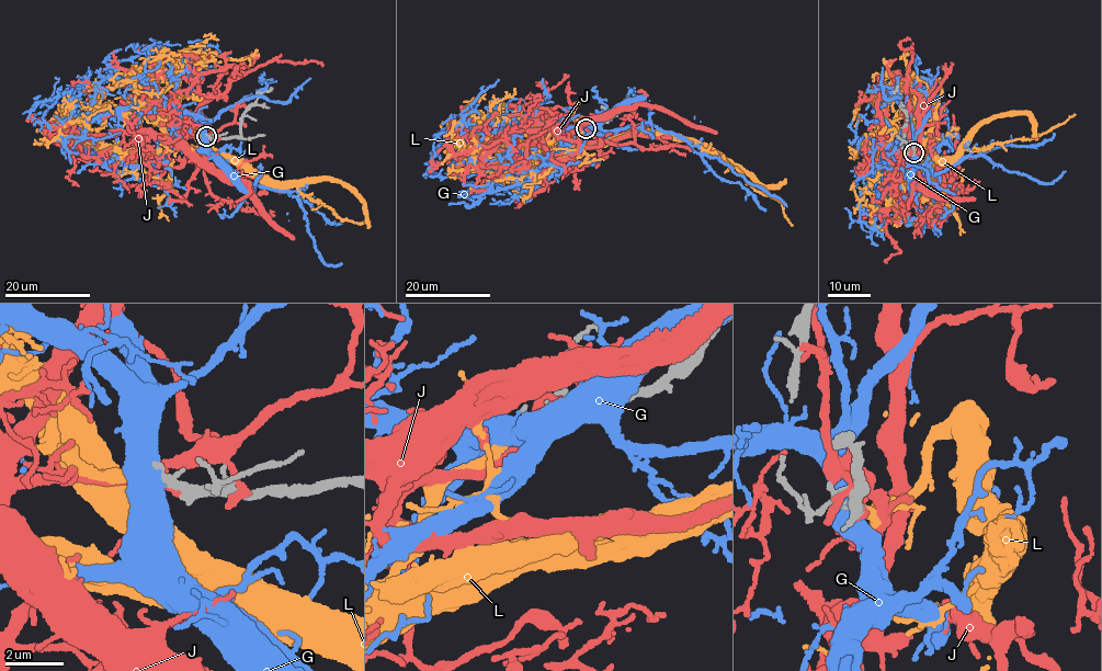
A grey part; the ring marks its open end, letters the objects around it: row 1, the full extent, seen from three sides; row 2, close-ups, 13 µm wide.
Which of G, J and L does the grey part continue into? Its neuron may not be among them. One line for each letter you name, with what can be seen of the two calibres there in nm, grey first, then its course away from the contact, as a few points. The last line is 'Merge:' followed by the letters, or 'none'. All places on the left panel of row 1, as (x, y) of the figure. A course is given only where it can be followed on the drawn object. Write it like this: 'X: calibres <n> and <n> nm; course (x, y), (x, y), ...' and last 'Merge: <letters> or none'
L: calibres 360 and 320 nm; course (206, 137), (194, 134), (189, 124), (205, 151), (138, 152), (94, 145), (61, 126), (109, 109), (113, 113)
Merge: L

